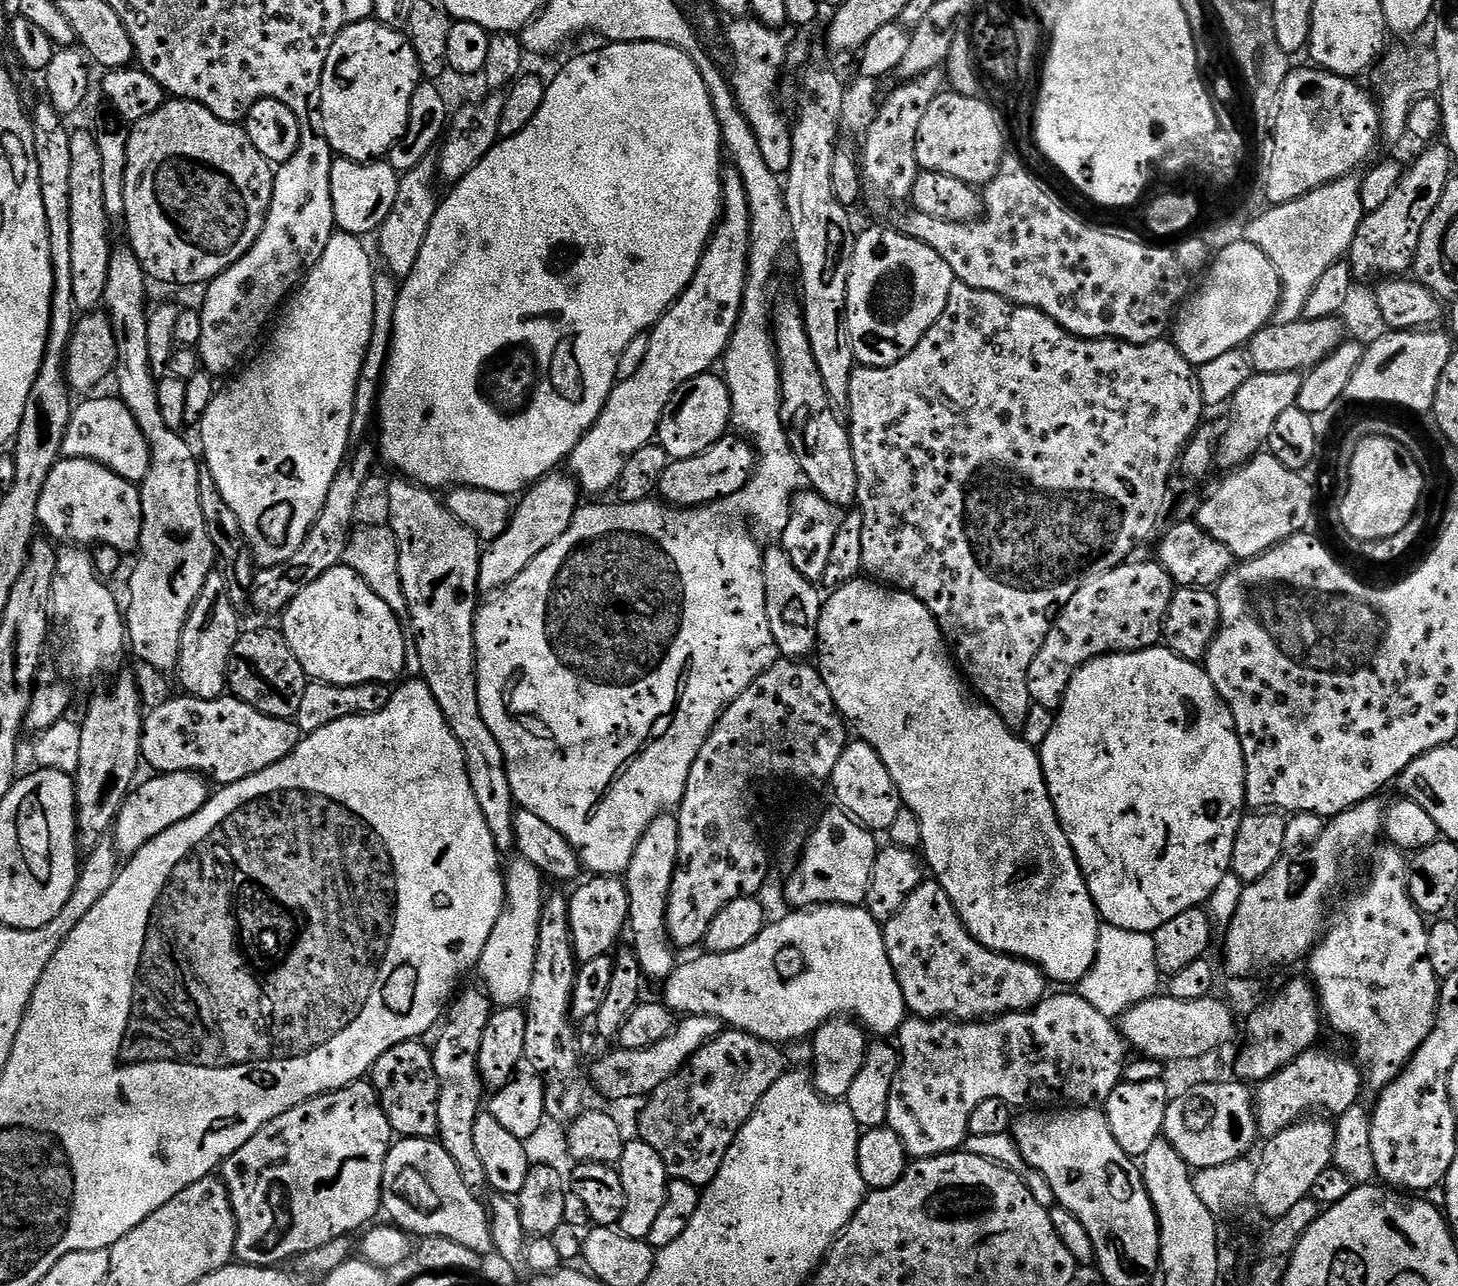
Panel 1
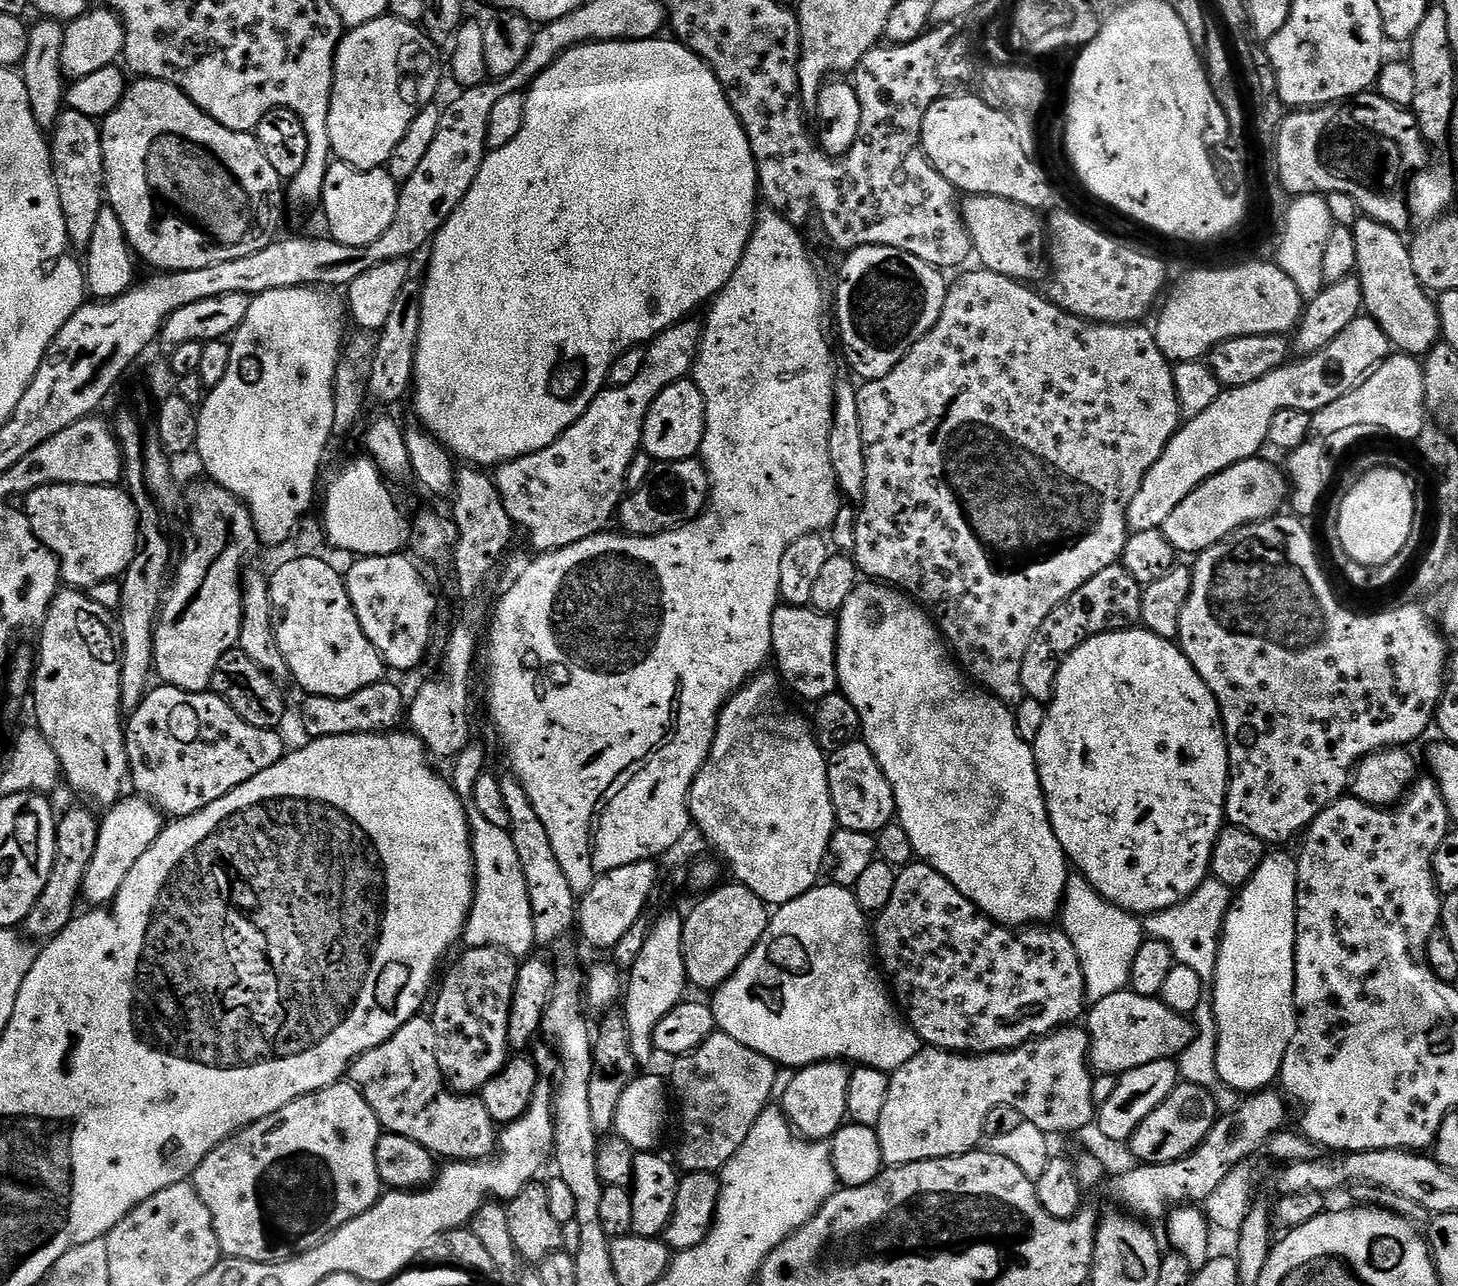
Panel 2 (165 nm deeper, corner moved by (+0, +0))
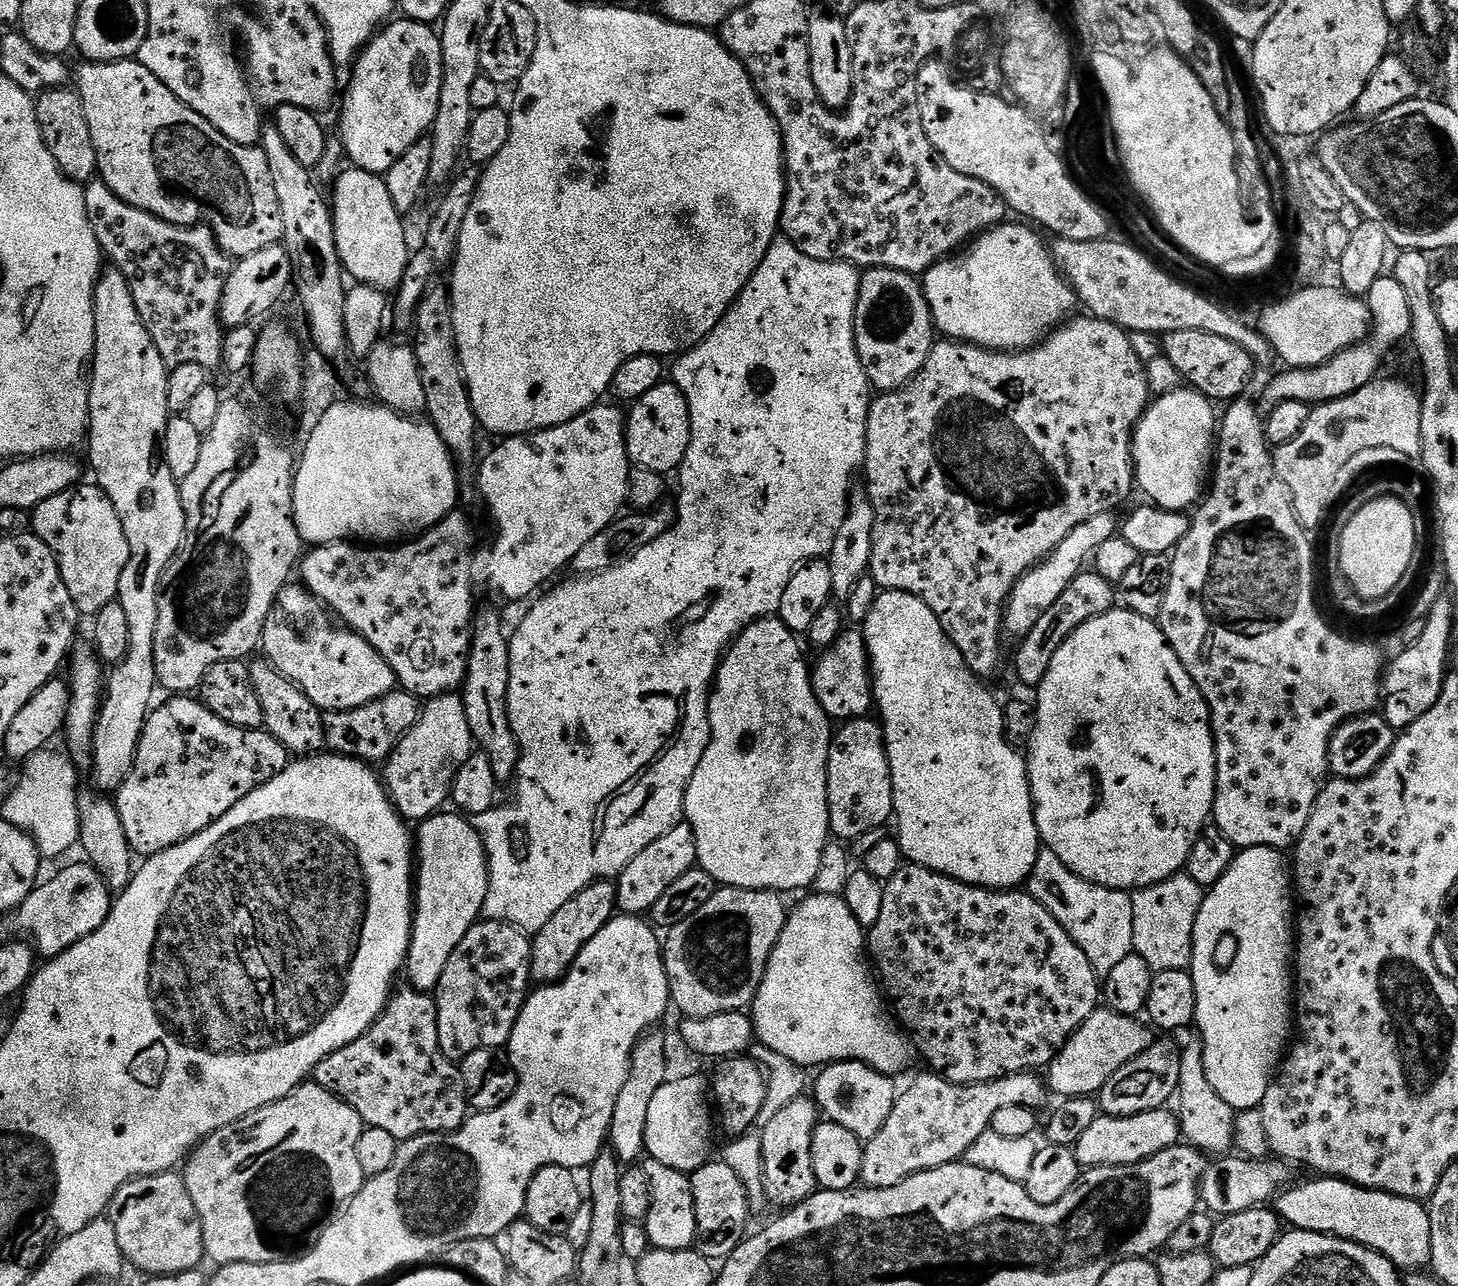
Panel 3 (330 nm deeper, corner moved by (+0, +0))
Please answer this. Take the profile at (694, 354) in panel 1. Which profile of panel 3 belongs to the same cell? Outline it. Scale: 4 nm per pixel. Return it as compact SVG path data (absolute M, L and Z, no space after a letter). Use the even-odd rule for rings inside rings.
M601 402L595 404L593 408L588 408L582 414L578 414L578 418L565 424L559 424L541 432L534 432L530 436L509 436L501 439L497 443L500 445L485 460L483 457L479 461L480 496L488 503L488 512L492 515L493 522L500 527L496 532L496 541L493 542L492 549L476 549L476 532L472 529L471 522L463 516L463 511L457 510L442 522L434 525L429 532L401 543L399 546L361 546L356 542L341 542L309 547L303 553L298 565L299 579L341 625L351 628L353 632L366 638L366 642L370 642L370 646L374 646L374 650L378 650L378 654L382 654L382 658L386 658L390 670L394 670L399 687L403 691L417 698L431 698L455 693L463 685L464 675L468 669L468 655L472 649L472 626L478 611L476 588L493 588L498 595L505 596L508 600L524 600L531 592L539 593L545 587L543 584L555 572L560 572L563 568L567 569L571 565L574 554L578 554L578 550L582 550L582 546L586 546L586 542L590 542L590 538L602 534L602 530L606 530L606 526L610 526L625 511L628 503L628 474L630 471L628 433L625 413L623 411L620 413L615 407L619 408L615 403Z

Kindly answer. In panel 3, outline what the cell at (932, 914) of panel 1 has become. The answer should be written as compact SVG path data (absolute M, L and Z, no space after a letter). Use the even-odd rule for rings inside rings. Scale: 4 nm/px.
M911 862L901 866L898 874L894 874L894 878L884 884L882 915L867 933L866 952L882 985L883 995L900 1027L911 1036L919 1059L925 1060L928 1063L925 1065L931 1071L955 1084L985 1084L1019 1072L1047 1069L1064 1043L1078 1030L1078 1026L1082 1026L1082 1022L1086 1022L1086 1018L1090 1018L1090 1014L1096 1011L1102 1000L1102 980L1097 976L1094 966L1090 966L1090 958L1086 958L1086 954L1078 950L1070 934L1066 934L1066 930L1052 917L1050 910L1046 910L1046 906L1039 904L1027 891L979 888Z

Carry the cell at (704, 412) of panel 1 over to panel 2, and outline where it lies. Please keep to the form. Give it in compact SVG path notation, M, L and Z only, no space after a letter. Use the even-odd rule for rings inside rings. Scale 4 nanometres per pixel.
M691 378L676 380L650 406L644 423L643 451L656 462L690 460L699 453L706 430L706 402Z

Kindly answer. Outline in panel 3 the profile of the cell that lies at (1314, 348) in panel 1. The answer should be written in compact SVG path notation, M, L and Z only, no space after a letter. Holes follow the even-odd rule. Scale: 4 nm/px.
M1198 330L1169 332L1162 340L1162 355L1170 360L1174 370L1178 370L1187 387L1195 388L1213 402L1231 402L1243 397L1252 380L1252 356L1246 354L1242 346L1214 334L1202 334Z

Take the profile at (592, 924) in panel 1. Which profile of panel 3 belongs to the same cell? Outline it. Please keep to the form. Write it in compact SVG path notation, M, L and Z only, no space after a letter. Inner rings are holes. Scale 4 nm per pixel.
M681 822L678 826L666 830L666 834L658 838L658 842L650 842L650 846L646 846L646 850L642 850L642 854L638 854L634 862L621 870L615 881L617 909L625 916L643 917L651 913L654 902L658 902L658 898L666 894L666 889L674 886L674 882L682 878L682 874L694 867L697 867L694 830L688 823Z

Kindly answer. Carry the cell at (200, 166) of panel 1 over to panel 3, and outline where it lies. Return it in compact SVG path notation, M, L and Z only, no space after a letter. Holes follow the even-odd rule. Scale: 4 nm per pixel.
M139 59L115 60L105 64L84 62L81 65L81 68L77 72L75 69L74 72L74 88L75 91L80 93L82 106L86 110L86 123L90 126L90 138L94 138L96 170L99 179L104 180L106 186L110 186L110 190L114 190L114 194L118 194L118 198L122 198L122 202L126 202L130 206L138 206L138 210L146 210L166 222L177 224L183 228L196 225L209 228L215 234L220 249L232 258L249 256L266 246L283 241L282 210L278 206L277 196L274 195L274 182L270 178L270 165L266 163L266 154L263 148L230 142L230 138L226 138L226 134L222 134L209 120L202 118L202 114L190 110L190 106L183 104L161 80L154 78L154 74L150 74L150 70L146 70L146 66L142 66Z

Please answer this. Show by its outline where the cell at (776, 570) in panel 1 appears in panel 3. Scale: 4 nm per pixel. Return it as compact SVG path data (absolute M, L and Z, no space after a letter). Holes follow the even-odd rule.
M845 627L840 637L819 653L811 665L812 689L820 703L820 709L833 722L865 719L873 711L872 674L868 659L868 647L859 627Z

